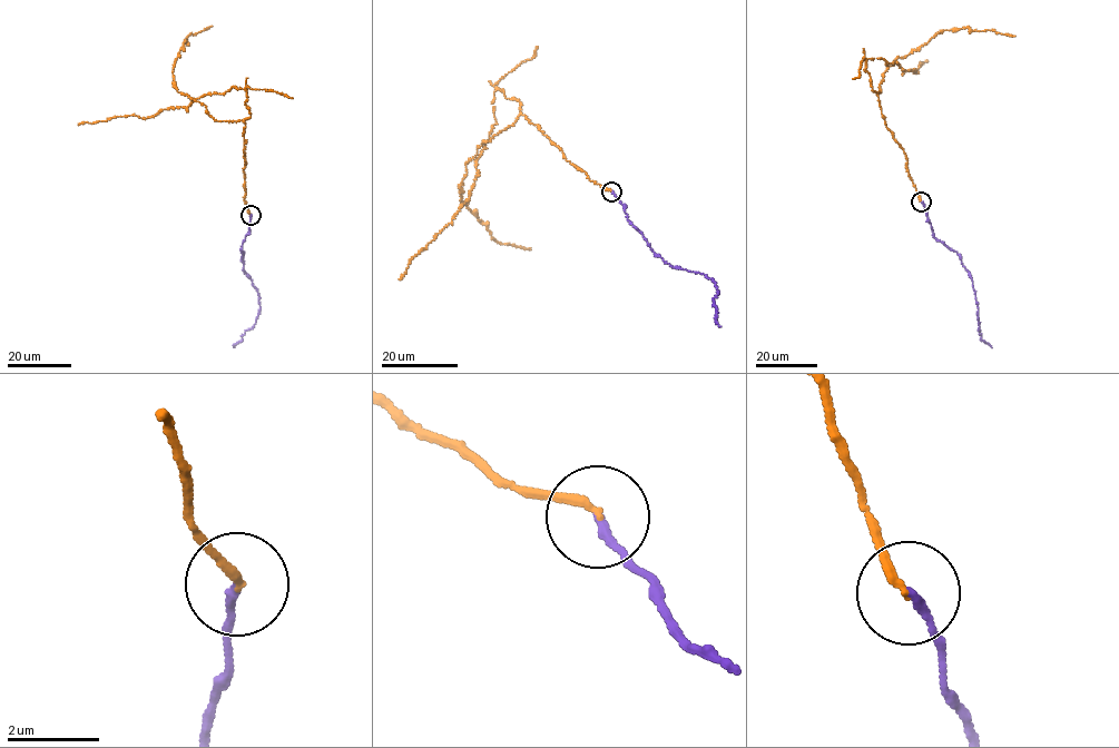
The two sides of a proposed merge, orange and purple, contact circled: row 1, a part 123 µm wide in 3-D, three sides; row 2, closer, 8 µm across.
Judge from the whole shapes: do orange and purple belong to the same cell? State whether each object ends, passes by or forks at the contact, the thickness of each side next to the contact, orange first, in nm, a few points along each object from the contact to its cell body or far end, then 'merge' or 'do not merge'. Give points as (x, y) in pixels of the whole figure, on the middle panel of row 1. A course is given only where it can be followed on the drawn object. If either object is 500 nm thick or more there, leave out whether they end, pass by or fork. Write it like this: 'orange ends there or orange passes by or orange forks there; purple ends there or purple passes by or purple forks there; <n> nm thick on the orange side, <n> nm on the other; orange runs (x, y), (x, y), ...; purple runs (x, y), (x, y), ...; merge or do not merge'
orange ends there; purple ends there; 180 nm thick on the orange side, 170 nm on the other; orange runs (612, 192), (567, 159), (520, 112), (519, 100), (496, 90), (497, 120), (469, 199), (399, 279); purple runs (612, 192), (655, 254), (674, 267), (700, 273), (715, 282), (718, 291), (713, 305), (720, 326); merge

